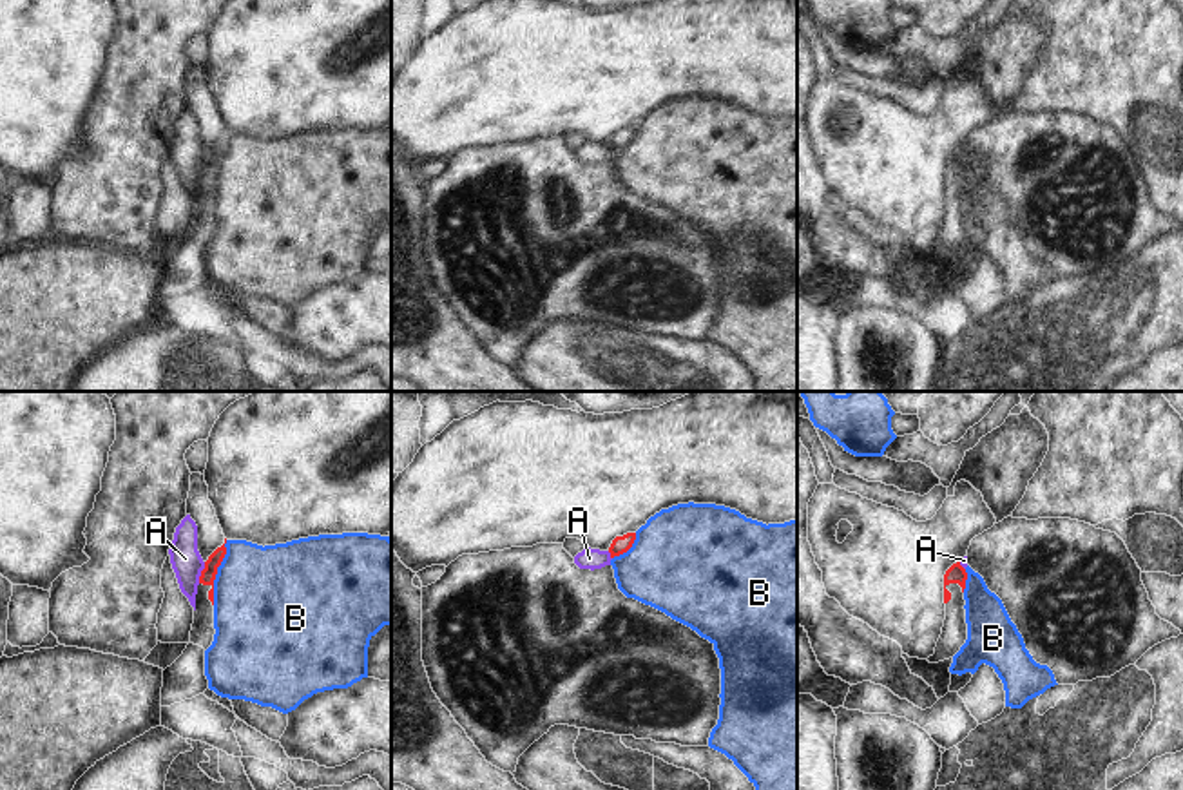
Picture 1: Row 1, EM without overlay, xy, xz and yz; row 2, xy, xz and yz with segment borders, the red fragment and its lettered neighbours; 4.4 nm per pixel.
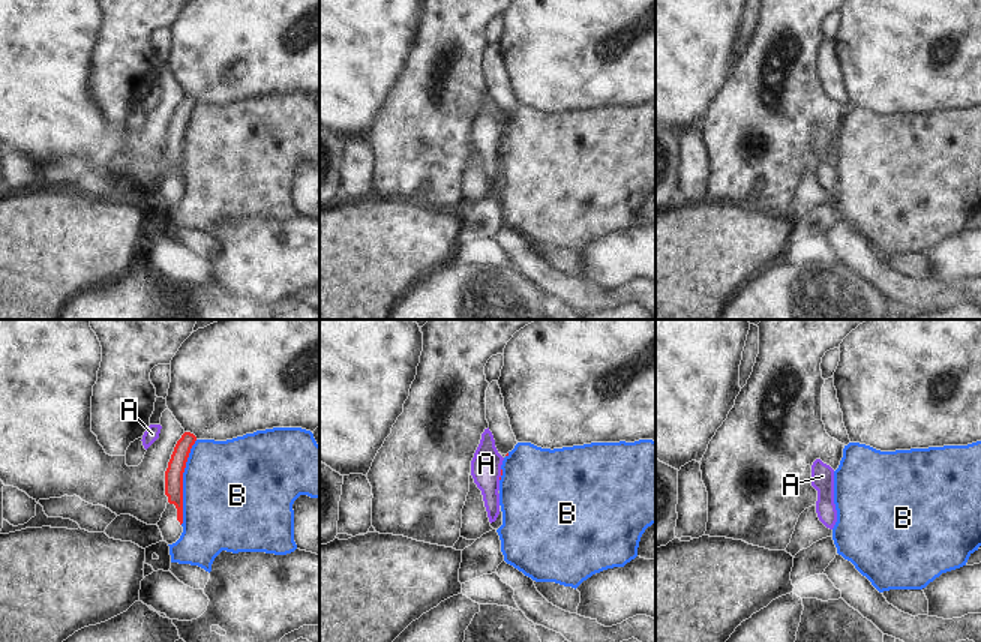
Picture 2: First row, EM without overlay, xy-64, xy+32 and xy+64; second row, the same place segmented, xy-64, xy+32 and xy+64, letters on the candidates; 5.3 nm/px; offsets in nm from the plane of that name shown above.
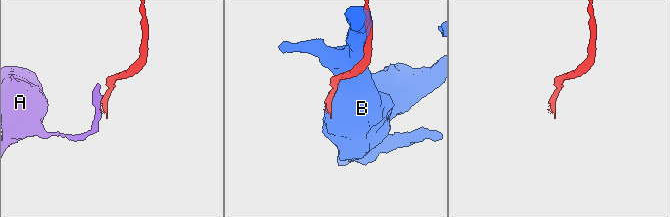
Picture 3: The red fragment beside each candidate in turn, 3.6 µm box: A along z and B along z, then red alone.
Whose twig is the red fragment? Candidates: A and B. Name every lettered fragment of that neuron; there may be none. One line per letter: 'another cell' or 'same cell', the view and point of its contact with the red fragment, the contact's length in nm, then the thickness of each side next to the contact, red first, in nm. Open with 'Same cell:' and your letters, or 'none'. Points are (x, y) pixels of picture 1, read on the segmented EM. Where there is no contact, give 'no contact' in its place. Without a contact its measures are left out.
Same cell: none
A: another cell; contact xy (201, 573); length 100 nm; calibres 70 and 140 nm
B: another cell; contact xy (216, 573); length 300 nm; calibres 70 and 460 nm

